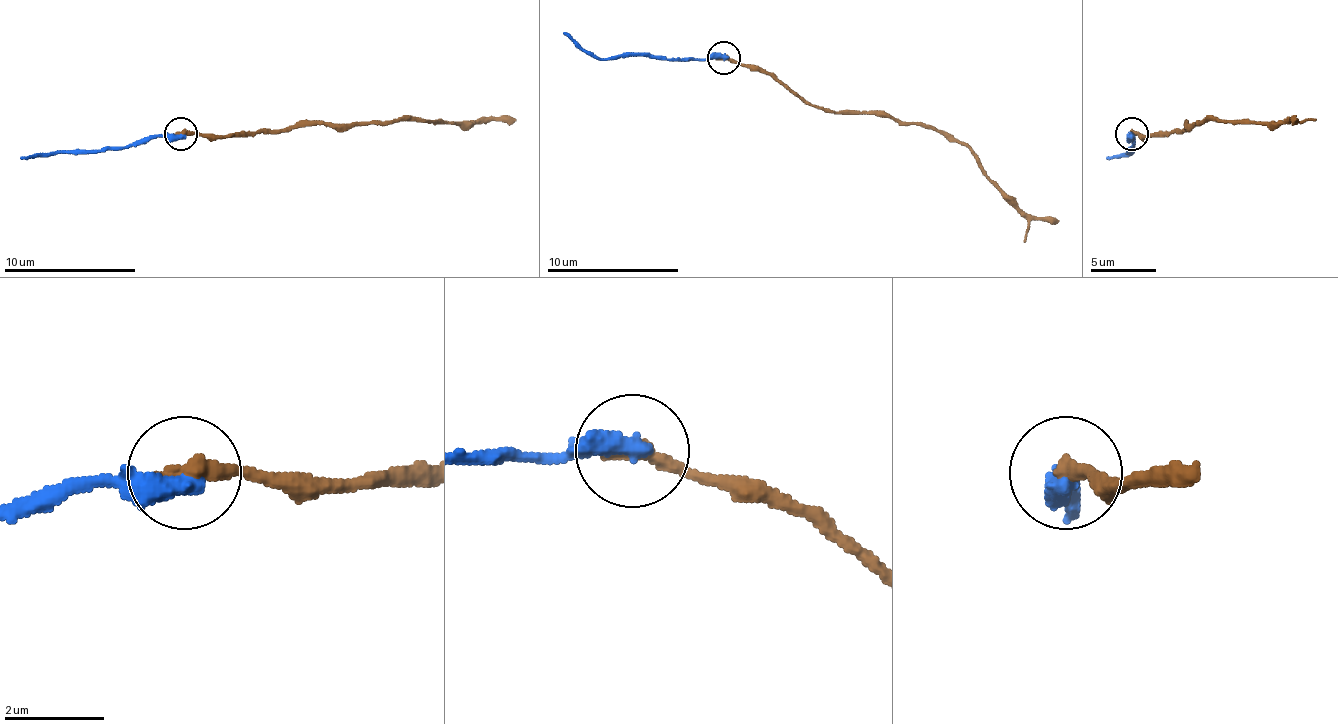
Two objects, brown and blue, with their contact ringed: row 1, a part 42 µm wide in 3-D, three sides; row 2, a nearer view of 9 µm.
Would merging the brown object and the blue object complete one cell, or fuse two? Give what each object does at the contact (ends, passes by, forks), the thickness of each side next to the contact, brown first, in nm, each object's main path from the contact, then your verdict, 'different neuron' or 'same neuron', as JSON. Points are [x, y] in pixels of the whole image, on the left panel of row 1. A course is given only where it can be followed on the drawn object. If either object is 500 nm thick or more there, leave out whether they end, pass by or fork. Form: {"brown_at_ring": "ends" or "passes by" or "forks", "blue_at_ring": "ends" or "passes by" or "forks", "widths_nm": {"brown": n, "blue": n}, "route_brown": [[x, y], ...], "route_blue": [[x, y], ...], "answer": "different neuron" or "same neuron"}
{"brown_at_ring": "ends", "blue_at_ring": "ends", "widths_nm": {"brown": 360, "blue": 480}, "route_brown": [[181, 134], [270, 131], [294, 124], [515, 118]], "route_blue": [[181, 134], [142, 138], [99, 151], [53, 151], [20, 157]], "answer": "same neuron"}

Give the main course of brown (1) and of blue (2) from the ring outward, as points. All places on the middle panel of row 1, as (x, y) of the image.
1: (724, 57), (774, 73), (813, 106), (837, 113), (889, 113), (903, 123), (942, 129), (1028, 215), (1058, 222)
2: (724, 57), (596, 60), (563, 34)

